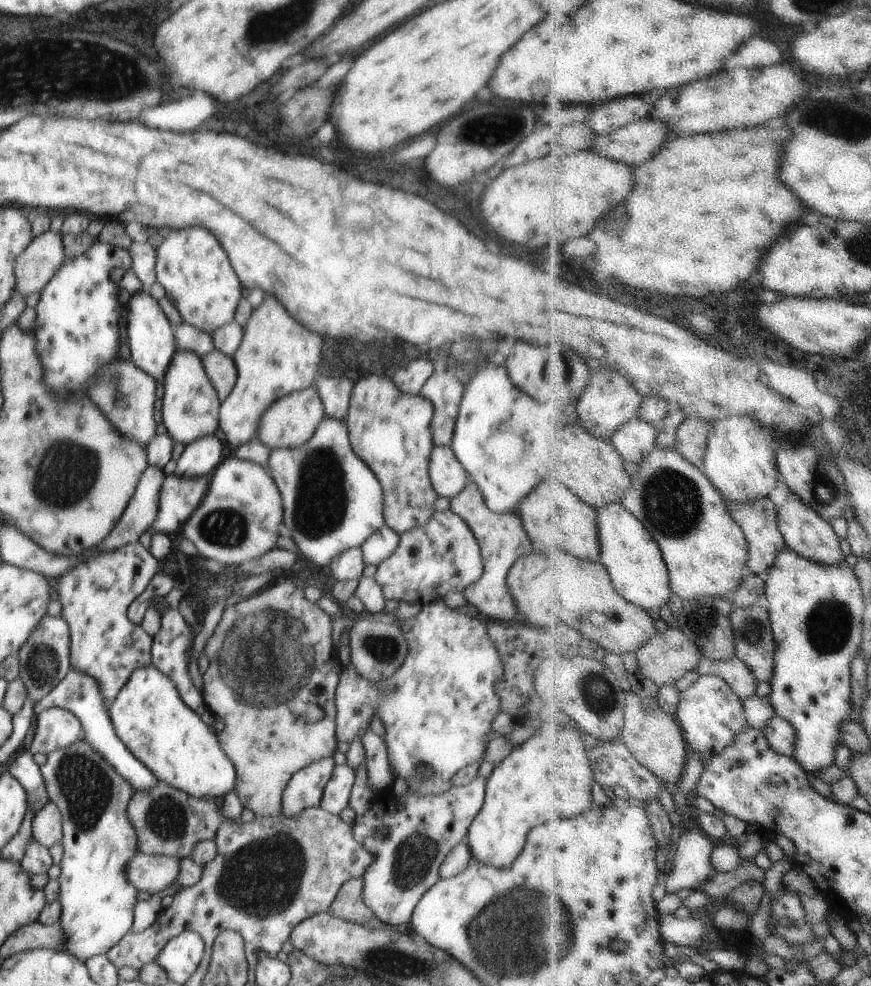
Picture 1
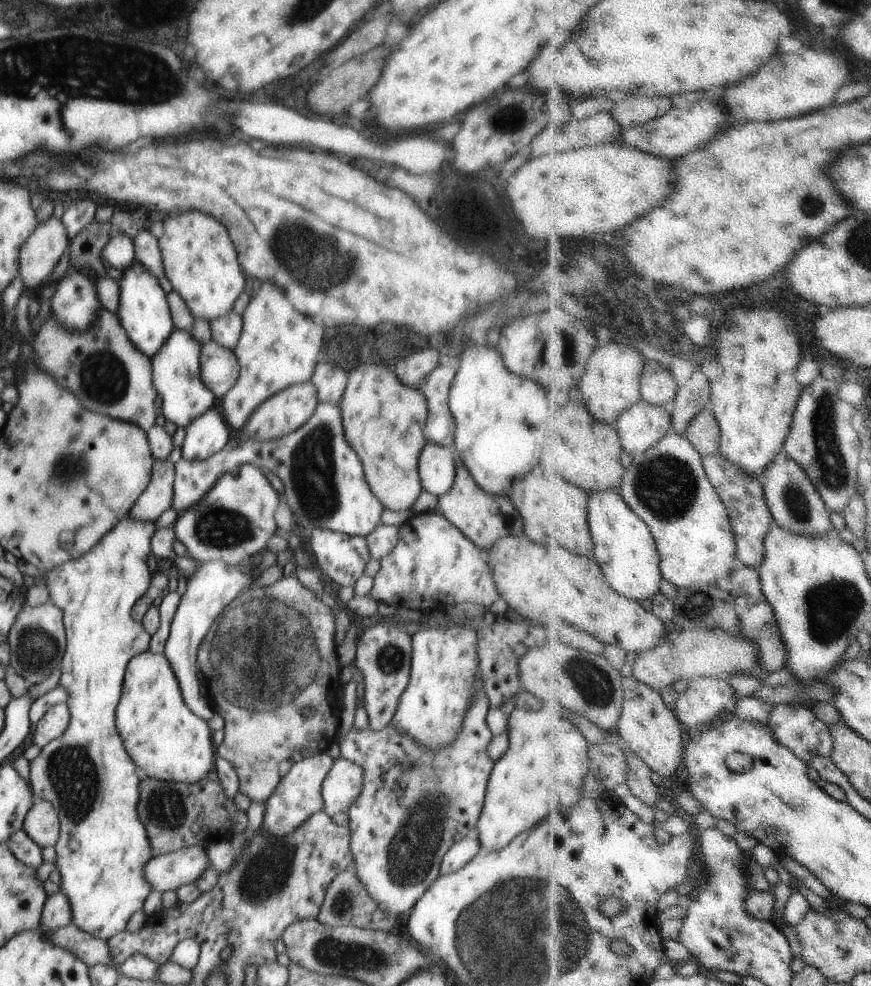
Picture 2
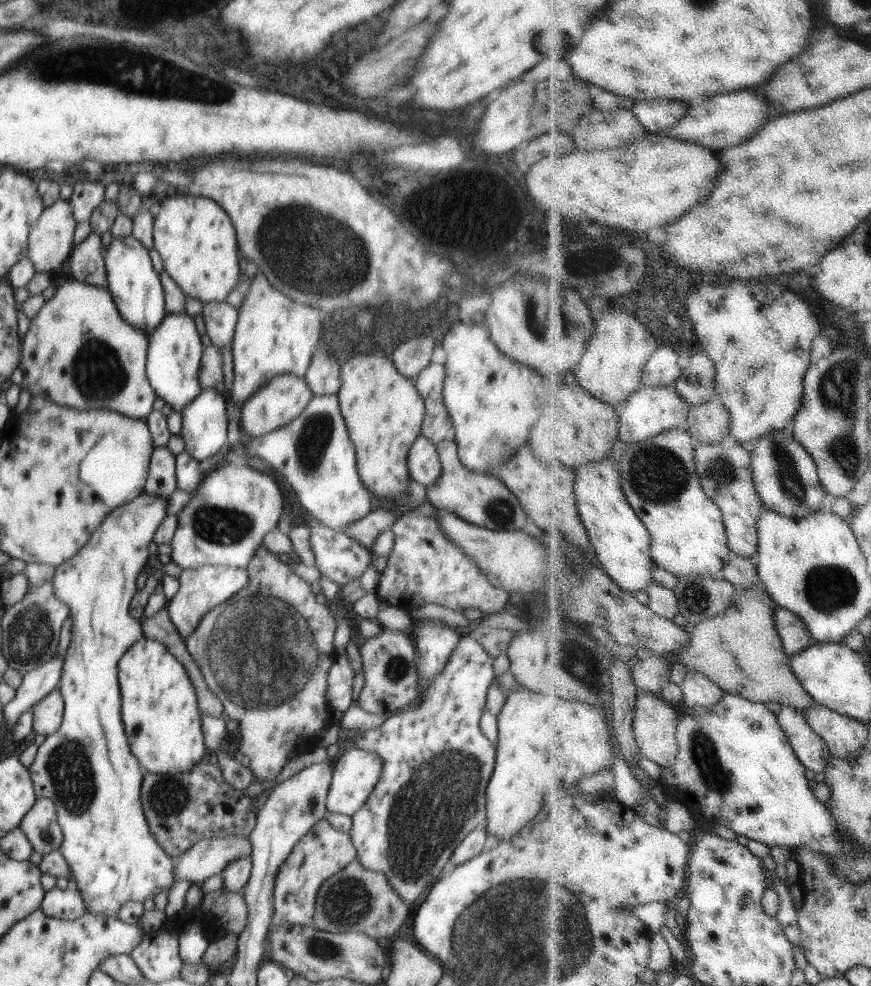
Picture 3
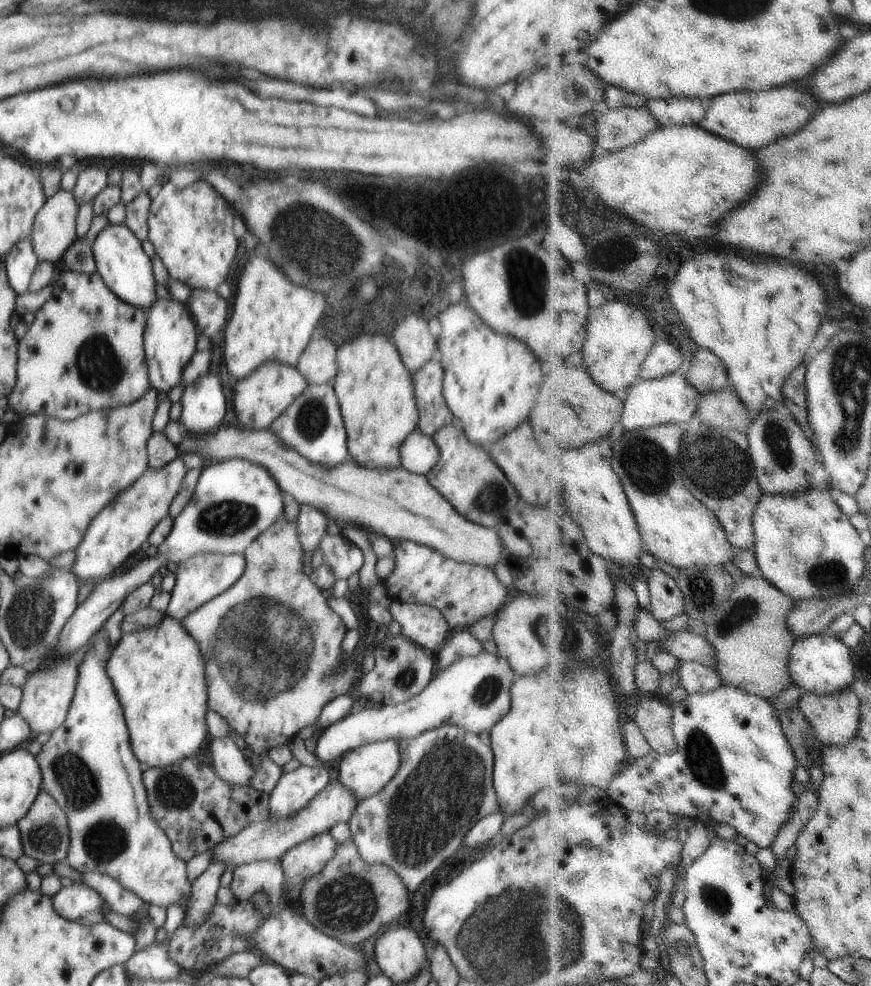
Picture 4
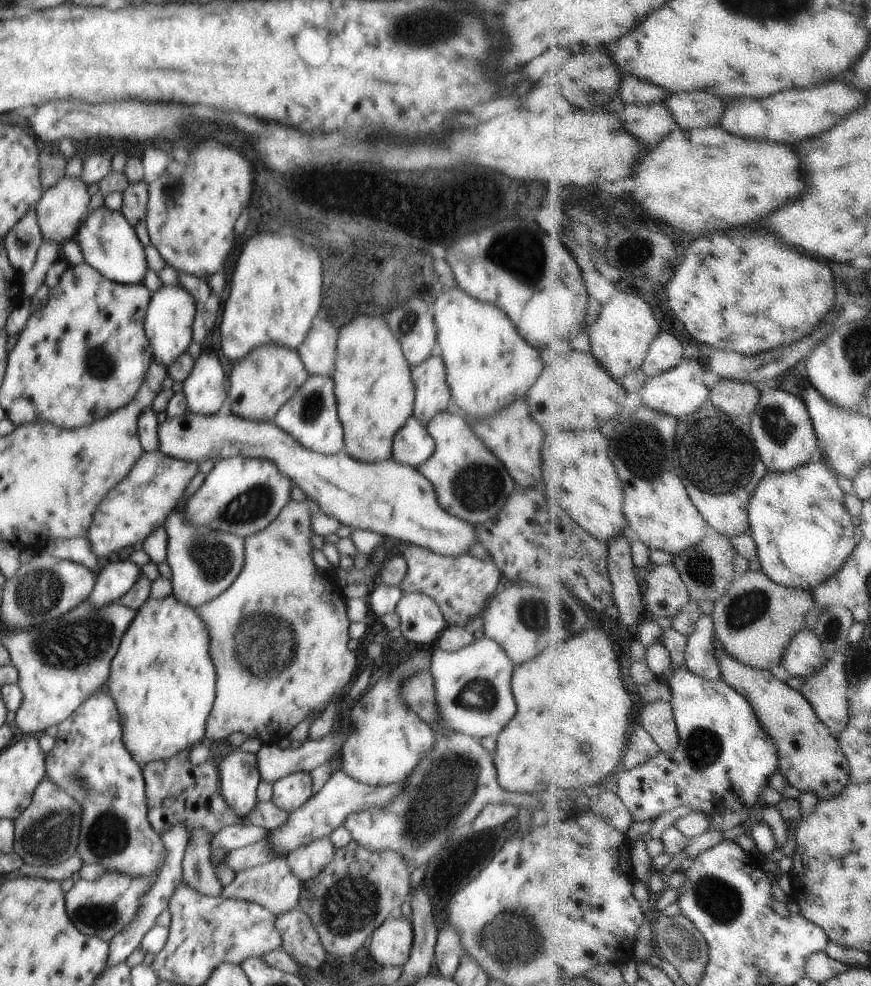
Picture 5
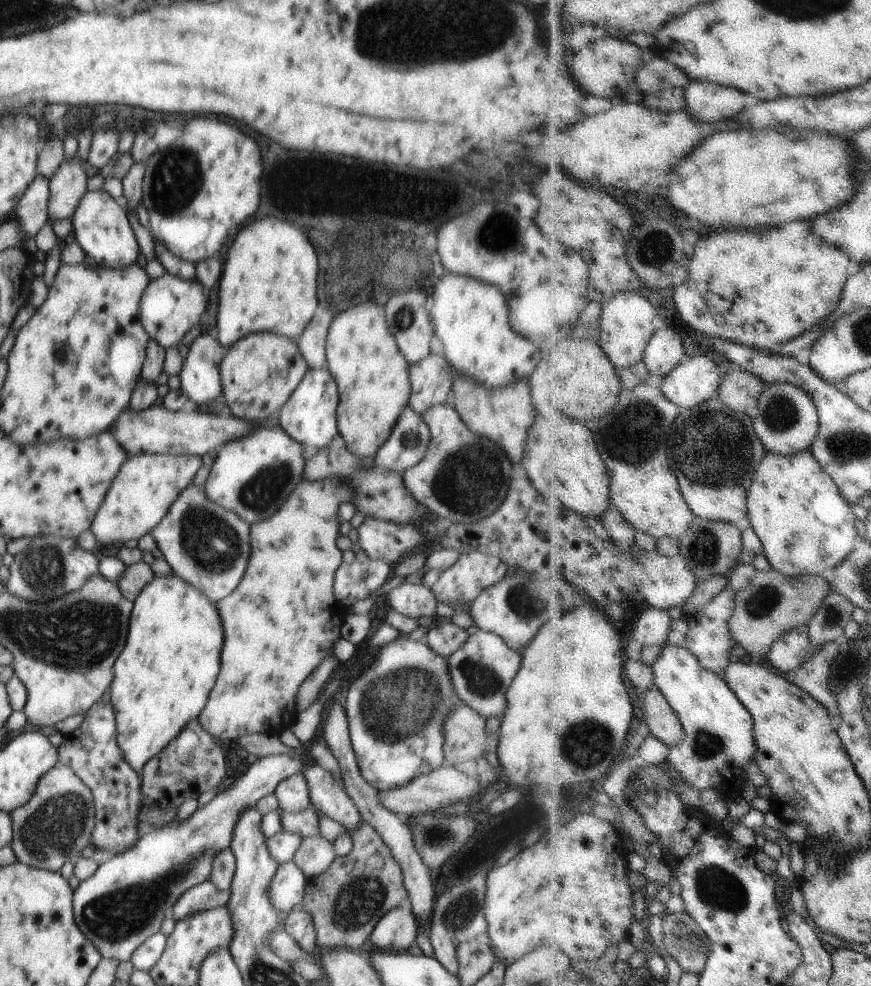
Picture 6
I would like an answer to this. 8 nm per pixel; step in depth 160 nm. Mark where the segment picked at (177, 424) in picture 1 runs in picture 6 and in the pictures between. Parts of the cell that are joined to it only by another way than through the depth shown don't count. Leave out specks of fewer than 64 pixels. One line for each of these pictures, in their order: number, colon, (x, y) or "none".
2: (176, 368)
3: (174, 352)
4: (170, 334)
5: (168, 323)
6: (170, 306)

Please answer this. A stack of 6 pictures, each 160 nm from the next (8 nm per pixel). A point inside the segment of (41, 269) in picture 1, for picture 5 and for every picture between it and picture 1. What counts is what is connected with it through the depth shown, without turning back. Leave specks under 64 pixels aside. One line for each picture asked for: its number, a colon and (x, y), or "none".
2: (43, 249)
3: (50, 241)
4: (54, 230)
5: (61, 209)

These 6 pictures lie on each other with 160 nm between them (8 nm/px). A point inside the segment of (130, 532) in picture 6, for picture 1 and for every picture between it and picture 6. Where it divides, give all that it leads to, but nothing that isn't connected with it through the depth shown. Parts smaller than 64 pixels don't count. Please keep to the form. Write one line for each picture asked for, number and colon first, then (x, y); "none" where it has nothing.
1: (97, 902)
2: (103, 847)
3: (86, 767)
4: (115, 534)
5: (141, 502)

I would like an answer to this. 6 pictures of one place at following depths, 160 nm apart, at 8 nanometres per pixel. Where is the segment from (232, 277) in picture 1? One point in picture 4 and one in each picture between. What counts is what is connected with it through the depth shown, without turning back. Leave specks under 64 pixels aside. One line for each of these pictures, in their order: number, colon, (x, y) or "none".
2: (198, 258)
3: (195, 239)
4: (197, 247)

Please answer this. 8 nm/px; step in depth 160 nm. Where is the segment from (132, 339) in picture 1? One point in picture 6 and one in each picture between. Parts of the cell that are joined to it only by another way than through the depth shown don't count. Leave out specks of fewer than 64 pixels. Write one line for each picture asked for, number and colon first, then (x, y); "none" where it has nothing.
2: (144, 312)
3: (136, 288)
4: (123, 265)
5: (108, 242)
6: (101, 227)

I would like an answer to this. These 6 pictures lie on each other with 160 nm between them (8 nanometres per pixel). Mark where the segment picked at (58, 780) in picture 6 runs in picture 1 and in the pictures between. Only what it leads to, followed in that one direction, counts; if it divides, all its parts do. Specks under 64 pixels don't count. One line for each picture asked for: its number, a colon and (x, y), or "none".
1: (47, 830)
2: (41, 823)
3: (40, 825)
4: (44, 831)
5: (47, 832)

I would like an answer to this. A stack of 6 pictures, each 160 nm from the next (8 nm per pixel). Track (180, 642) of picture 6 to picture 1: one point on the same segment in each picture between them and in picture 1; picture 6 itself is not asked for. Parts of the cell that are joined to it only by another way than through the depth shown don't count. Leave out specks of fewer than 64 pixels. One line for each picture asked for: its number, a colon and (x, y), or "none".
1: (148, 715)
2: (167, 742)
3: (159, 708)
4: (159, 672)
5: (163, 680)

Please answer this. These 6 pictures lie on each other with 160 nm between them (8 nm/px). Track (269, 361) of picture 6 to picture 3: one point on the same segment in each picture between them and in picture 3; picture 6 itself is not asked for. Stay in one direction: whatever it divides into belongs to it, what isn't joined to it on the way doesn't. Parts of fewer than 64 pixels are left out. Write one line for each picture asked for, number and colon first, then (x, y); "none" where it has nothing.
3: (282, 399)
4: (260, 398)
5: (263, 381)

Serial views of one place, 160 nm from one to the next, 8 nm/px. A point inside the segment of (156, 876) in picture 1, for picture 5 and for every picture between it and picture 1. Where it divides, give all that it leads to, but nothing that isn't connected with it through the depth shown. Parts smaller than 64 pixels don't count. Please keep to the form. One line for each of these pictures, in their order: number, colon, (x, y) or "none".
2: (165, 872)
3: (208, 857)
4: (264, 841)
5: (320, 815)

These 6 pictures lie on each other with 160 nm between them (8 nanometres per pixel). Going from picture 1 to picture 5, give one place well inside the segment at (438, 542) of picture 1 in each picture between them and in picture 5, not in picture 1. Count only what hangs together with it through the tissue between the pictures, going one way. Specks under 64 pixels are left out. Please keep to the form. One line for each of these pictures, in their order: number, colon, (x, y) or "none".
2: (433, 564)
3: (424, 567)
4: (464, 593)
5: (461, 585)

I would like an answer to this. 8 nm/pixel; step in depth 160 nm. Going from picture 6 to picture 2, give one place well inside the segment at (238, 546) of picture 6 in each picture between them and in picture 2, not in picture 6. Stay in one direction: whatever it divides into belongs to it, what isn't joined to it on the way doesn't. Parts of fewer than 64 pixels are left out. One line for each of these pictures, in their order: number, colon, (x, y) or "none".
2: (215, 584)
3: (200, 589)
4: (200, 579)
5: (204, 563)

